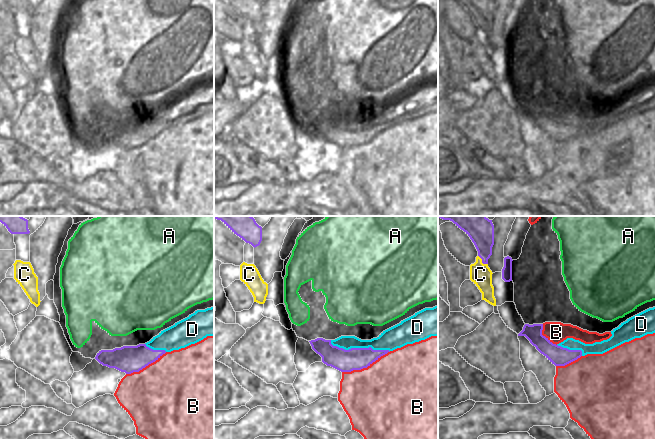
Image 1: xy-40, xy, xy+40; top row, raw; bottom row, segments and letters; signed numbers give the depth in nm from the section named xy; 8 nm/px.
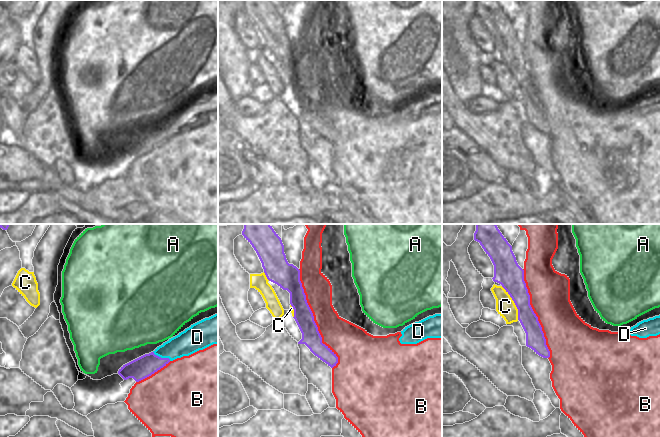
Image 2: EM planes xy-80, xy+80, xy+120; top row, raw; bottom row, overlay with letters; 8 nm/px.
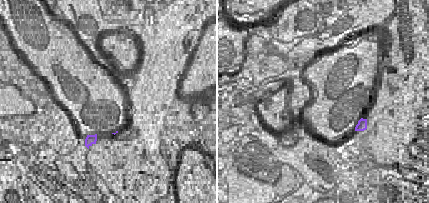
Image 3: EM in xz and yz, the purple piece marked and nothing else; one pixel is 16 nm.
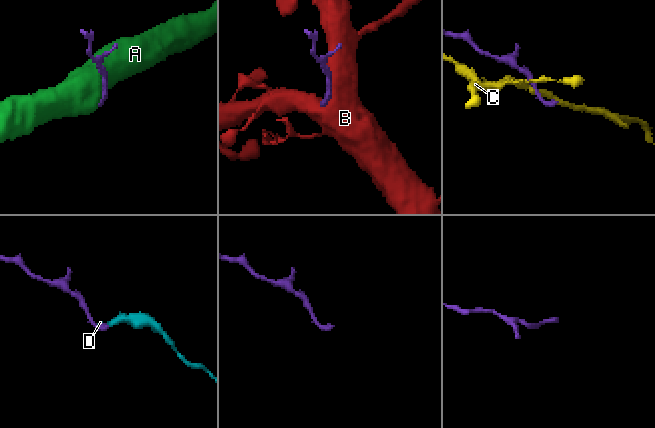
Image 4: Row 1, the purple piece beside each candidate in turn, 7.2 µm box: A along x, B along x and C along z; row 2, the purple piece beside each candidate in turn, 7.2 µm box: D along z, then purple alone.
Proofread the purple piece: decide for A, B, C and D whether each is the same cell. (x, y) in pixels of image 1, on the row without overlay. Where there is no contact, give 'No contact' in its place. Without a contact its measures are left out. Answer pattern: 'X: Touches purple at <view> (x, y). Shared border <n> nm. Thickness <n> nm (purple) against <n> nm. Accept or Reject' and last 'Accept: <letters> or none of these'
A: No contact. Reject
B: Touches purple at xy (366, 143). Shared border 420 nm. Thickness 180 nm (purple) against 500 nm. Reject
C: Touches purple at xy+40 (482, 37). Shared border 110 nm. Thickness 190 nm (purple) against 170 nm. Reject
D: Touches purple at xy (359, 124). Shared border 480 nm. Thickness 180 nm (purple) against 160 nm. Accept
Accept: D

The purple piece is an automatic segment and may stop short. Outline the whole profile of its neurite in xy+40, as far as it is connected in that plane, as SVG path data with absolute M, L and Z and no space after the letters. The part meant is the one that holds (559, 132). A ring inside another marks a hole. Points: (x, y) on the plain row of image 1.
M655 83L627 95L611 107L609 115L593 120L567 114L556 121L542 111L542 106L543 100L525 100L518 112L525 112L555 142L565 142L581 132L603 130L625 118L655 109Z

